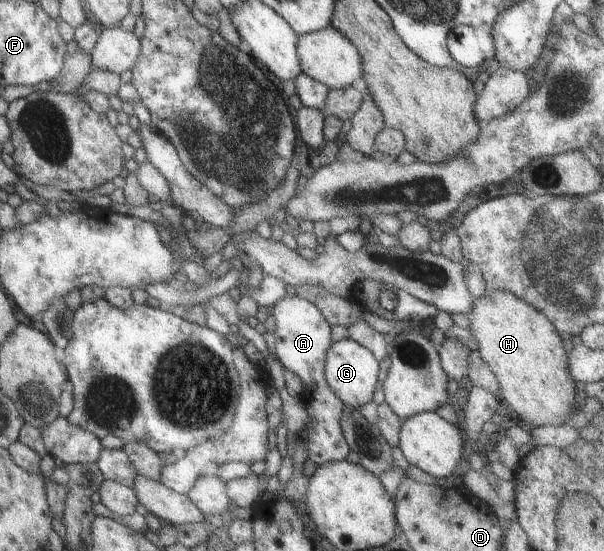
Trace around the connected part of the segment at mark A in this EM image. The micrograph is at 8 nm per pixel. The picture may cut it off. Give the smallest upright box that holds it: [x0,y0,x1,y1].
[266,293,350,466]

